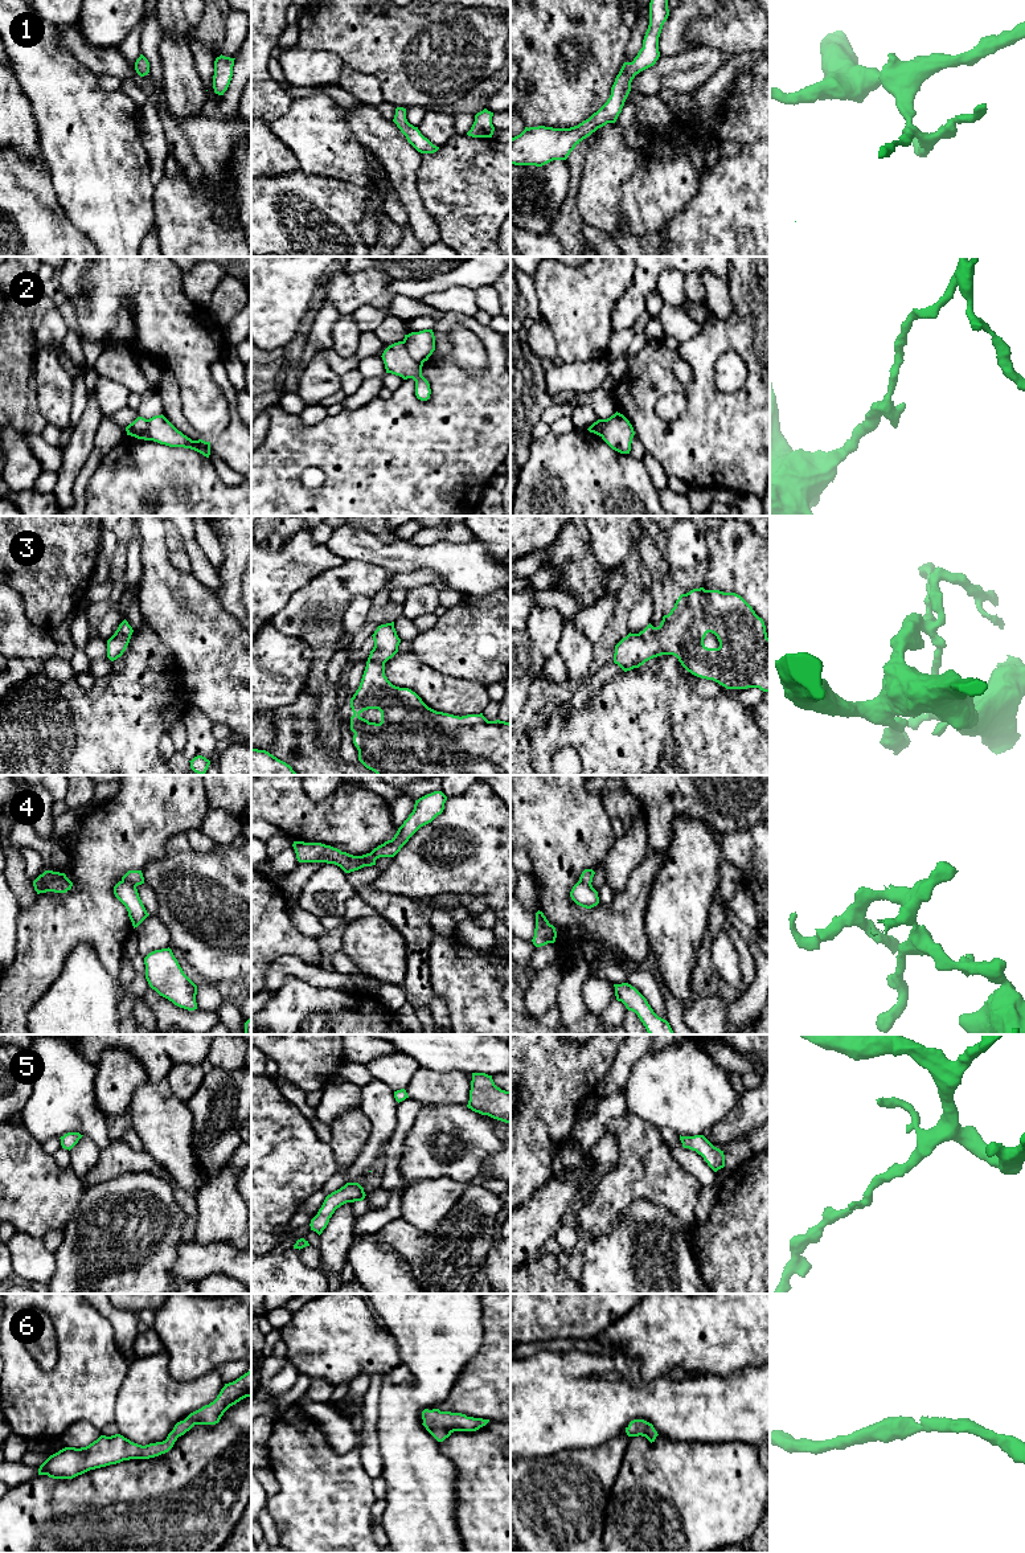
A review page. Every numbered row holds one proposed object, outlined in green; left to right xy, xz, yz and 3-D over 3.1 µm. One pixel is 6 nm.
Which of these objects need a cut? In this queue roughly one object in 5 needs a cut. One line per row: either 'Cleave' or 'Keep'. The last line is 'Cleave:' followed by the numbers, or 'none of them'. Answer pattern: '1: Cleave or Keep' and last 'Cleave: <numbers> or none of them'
1: Keep
2: Cleave
3: Keep
4: Cleave
5: Keep
6: Keep
Cleave: 2, 4

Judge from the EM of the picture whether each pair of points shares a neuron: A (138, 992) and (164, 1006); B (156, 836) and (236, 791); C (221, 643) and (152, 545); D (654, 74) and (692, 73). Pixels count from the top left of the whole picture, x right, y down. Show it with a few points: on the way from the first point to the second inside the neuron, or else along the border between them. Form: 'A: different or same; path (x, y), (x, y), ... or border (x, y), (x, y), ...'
A: different; border (150, 987), (139, 1000)
B: different; border (204, 789), (209, 807)
C: same; path (195, 625), (168, 598), (158, 572)
D: same; path (663, 73), (683, 73)

